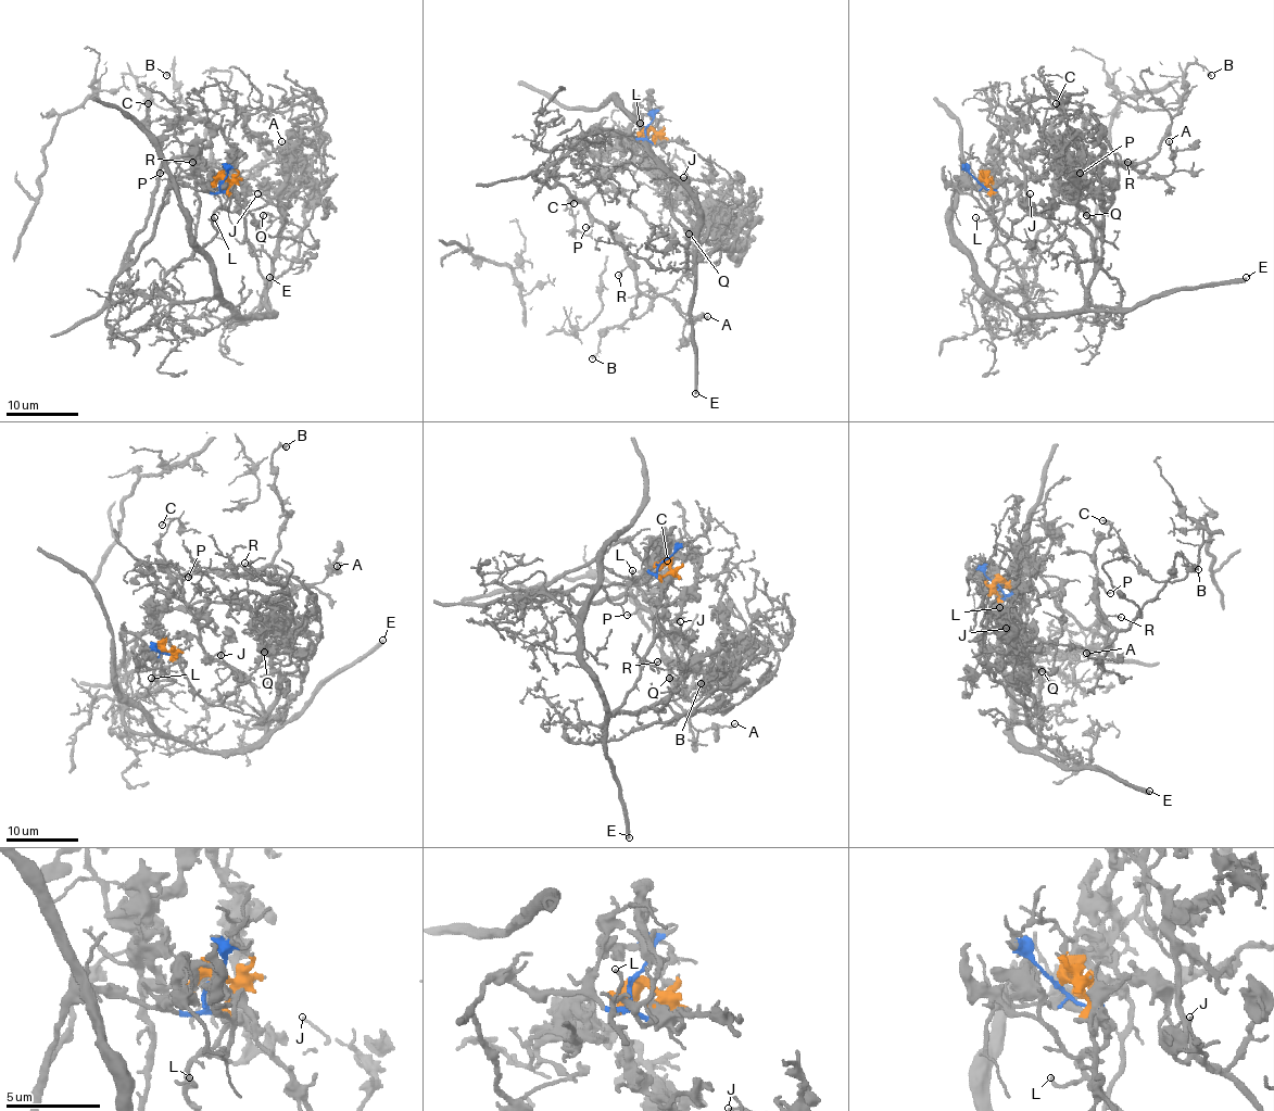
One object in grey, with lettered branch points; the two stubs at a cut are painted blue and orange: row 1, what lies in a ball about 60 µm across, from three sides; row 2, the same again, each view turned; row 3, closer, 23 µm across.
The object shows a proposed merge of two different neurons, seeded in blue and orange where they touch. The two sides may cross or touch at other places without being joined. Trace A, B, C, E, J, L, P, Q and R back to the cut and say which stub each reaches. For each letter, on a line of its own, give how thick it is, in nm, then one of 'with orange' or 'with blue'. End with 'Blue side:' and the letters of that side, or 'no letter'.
A: 160 nm | with blue
B: 200 nm | with blue
C: 140 nm | with blue
E: 400 nm | with orange
J: 130 nm | with orange
L: 180 nm | with orange
P: 150 nm | with blue
Q: 180 nm | with orange
R: 180 nm | with blue
Blue side: A, B, C, P, R

